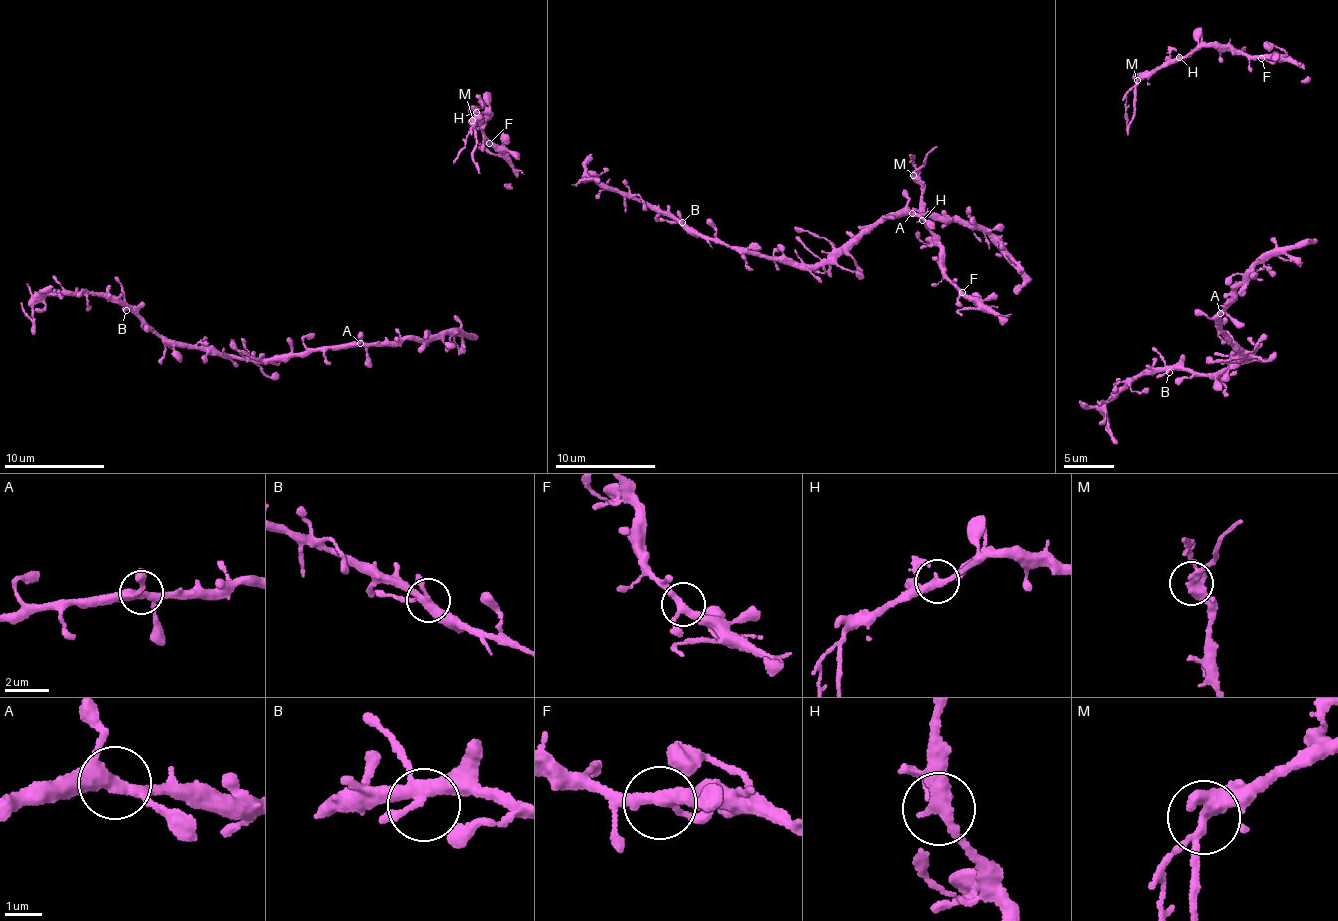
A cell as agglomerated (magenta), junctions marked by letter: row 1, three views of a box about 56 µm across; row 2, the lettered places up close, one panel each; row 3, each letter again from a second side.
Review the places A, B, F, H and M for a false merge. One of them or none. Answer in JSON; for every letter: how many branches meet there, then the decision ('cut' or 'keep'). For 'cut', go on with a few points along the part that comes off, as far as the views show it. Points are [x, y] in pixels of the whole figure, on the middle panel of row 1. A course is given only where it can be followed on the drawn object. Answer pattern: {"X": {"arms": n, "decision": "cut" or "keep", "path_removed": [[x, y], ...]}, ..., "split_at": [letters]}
{"A": {"arms": 4, "decision": "keep"}, "B": {"arms": 4, "decision": "keep"}, "F": {"arms": 3, "decision": "keep"}, "H": {"arms": 2, "decision": "keep"}, "M": {"arms": 3, "decision": "cut", "path_removed": [[914, 176], [937, 146]]}, "split_at": ["M"]}

